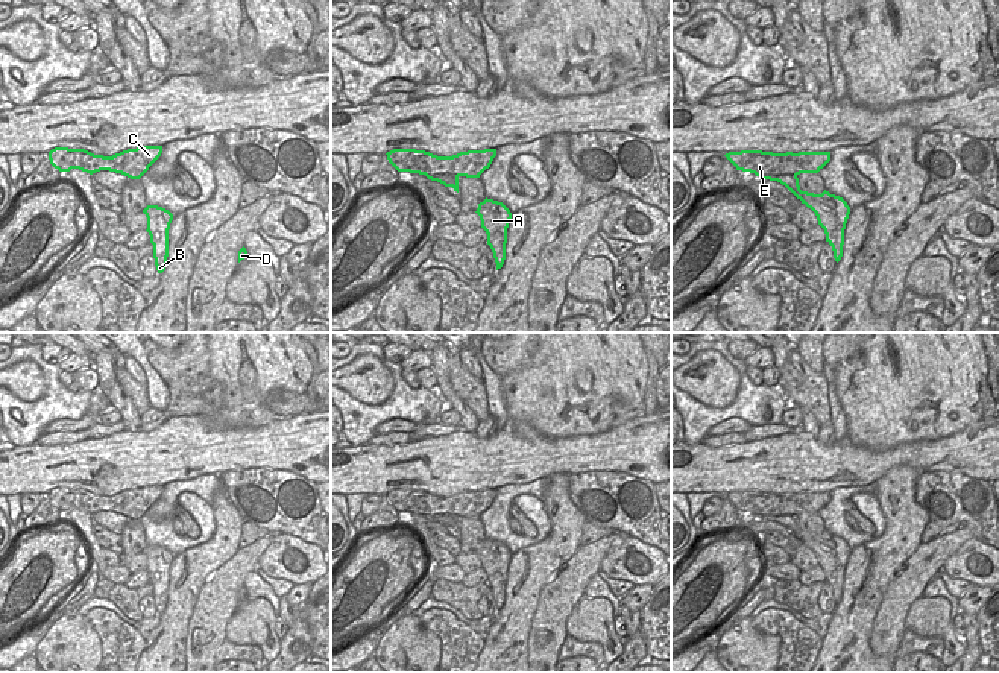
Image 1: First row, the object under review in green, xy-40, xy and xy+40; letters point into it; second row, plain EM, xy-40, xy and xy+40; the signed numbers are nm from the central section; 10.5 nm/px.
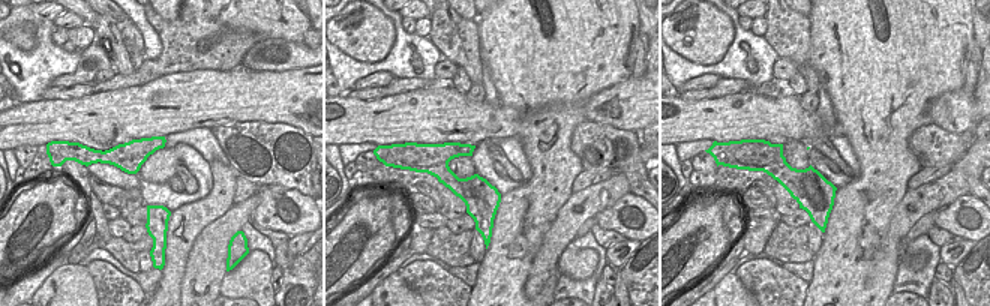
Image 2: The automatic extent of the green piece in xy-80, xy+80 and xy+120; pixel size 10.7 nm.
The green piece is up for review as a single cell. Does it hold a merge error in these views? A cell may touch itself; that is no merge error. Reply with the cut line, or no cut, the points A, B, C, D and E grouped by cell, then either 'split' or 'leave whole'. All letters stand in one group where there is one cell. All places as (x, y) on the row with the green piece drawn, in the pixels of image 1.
xy+40 (755, 172), (796, 175) | A B D / C E | split

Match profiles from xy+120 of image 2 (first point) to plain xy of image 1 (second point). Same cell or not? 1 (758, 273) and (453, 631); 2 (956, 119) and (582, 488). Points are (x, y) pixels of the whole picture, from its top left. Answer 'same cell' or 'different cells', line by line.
1: same cell
2: different cells

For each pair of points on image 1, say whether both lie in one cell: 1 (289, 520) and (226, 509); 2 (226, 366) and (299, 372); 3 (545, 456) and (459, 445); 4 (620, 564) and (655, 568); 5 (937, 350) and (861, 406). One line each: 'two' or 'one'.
1: two
2: one
3: one
4: one
5: one

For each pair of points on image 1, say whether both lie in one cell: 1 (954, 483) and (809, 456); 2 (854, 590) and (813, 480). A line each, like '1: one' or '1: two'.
1: two
2: two

